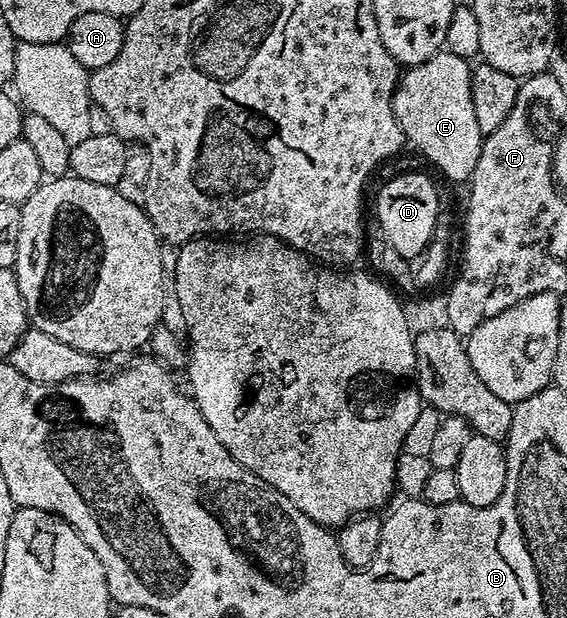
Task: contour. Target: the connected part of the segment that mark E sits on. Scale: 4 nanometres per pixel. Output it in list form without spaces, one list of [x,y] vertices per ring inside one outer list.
[[[447,50],[436,52],[427,62],[414,64],[409,72],[400,79],[399,87],[394,93],[396,118],[405,131],[406,141],[414,144],[443,175],[449,180],[468,181],[479,162],[483,134],[479,130],[479,122],[475,122],[475,106],[471,100],[470,61],[459,58],[459,54],[451,54]]]

